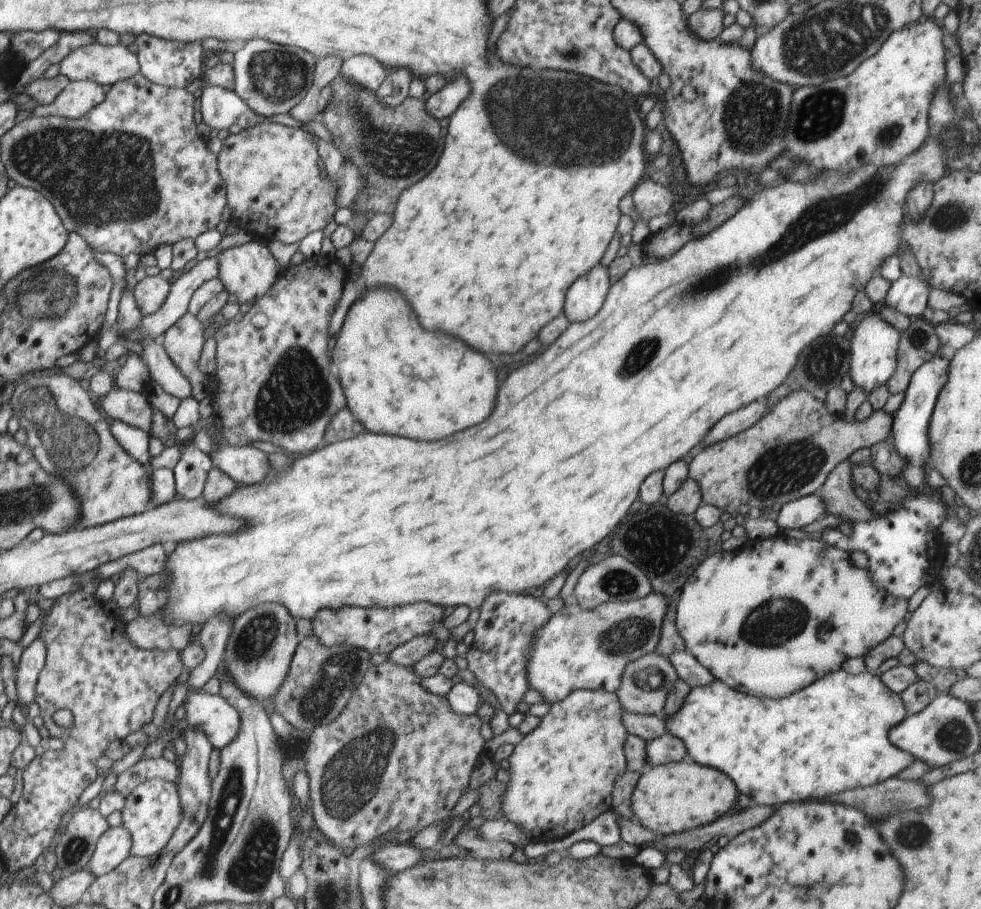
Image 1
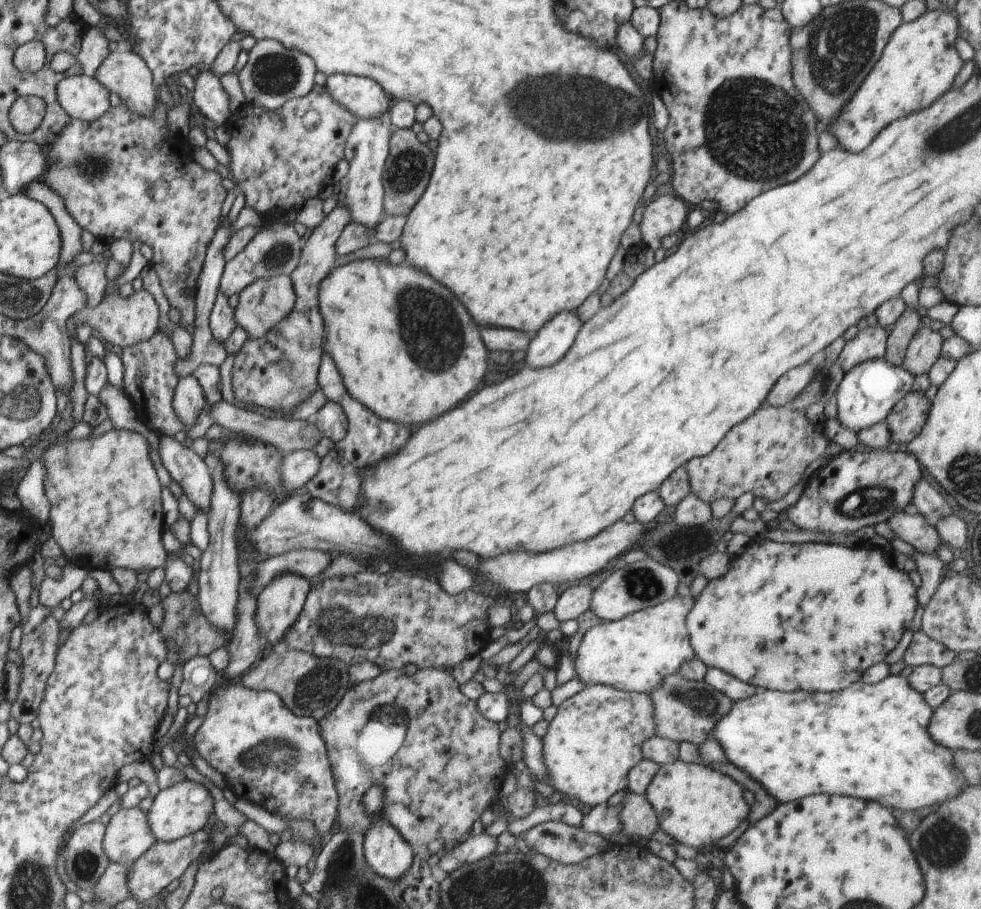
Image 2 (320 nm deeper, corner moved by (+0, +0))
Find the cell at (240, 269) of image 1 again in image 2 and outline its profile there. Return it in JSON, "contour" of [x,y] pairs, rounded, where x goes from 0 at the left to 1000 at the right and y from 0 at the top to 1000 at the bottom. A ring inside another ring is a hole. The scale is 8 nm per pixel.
{"contour":[[[277,304],[277,306],[265,306],[258,312],[253,312],[244,322],[245,332],[240,339],[239,352],[245,361],[253,366],[253,372],[267,372],[273,363],[277,363],[285,352],[290,352],[298,344],[302,331],[299,311],[295,304]]]}

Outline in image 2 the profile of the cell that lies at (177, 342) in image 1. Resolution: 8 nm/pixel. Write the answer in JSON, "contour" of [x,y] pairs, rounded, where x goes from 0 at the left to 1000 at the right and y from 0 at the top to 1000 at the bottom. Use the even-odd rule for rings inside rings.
{"contour":[[[195,410],[190,411],[185,421],[181,422],[179,439],[177,440],[177,450],[190,470],[196,469],[202,461],[208,444],[208,429]]]}

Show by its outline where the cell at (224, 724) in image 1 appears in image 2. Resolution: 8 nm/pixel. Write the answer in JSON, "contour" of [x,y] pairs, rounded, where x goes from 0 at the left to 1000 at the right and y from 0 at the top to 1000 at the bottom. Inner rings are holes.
{"contour":[[[231,750],[226,755],[220,754],[220,757],[212,766],[212,784],[208,788],[208,794],[202,804],[198,807],[197,816],[199,825],[203,832],[209,836],[216,845],[223,848],[229,857],[231,866],[233,866],[240,875],[247,879],[252,880],[255,884],[266,886],[271,893],[276,893],[278,897],[285,898],[286,901],[294,902],[314,902],[320,906],[324,917],[326,917],[326,931],[332,931],[336,926],[336,922],[340,920],[337,916],[340,904],[344,902],[346,877],[341,867],[340,854],[338,851],[335,832],[328,810],[324,807],[324,795],[320,790],[312,788],[302,788],[287,773],[285,766],[279,761],[255,759],[250,757],[246,751],[239,752],[239,750]]]}

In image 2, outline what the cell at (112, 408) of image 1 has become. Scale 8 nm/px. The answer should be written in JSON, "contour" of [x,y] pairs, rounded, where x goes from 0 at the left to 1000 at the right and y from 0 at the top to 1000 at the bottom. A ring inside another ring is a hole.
{"contour":[[[155,479],[159,487],[159,501],[163,503],[173,525],[186,536],[187,545],[192,546],[199,559],[214,563],[218,532],[208,505],[175,480]]]}

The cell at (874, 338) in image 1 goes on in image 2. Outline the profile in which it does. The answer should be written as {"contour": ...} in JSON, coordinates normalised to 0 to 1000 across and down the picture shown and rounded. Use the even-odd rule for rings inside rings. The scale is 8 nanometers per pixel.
{"contour":[[[901,394],[883,396],[871,403],[869,407],[861,410],[851,433],[854,441],[853,461],[858,469],[862,469],[864,473],[871,473],[872,476],[879,471],[887,471],[902,464],[911,444],[930,430],[932,418],[933,415],[926,407],[919,403],[907,400]]]}

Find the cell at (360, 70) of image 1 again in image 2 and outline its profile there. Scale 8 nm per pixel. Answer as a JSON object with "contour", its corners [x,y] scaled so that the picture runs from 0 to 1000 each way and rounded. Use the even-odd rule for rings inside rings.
{"contour":[[[341,80],[334,83],[331,97],[341,112],[351,117],[364,131],[387,130],[399,120],[399,109],[374,85]]]}

